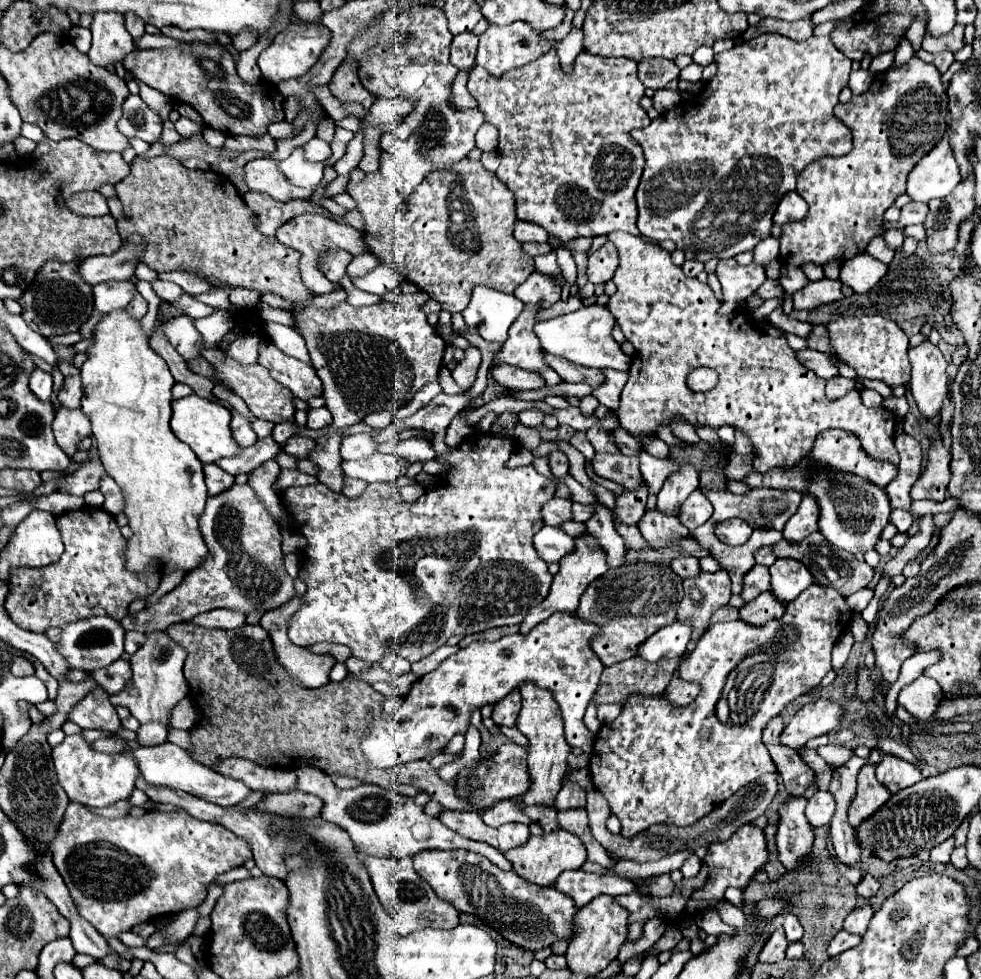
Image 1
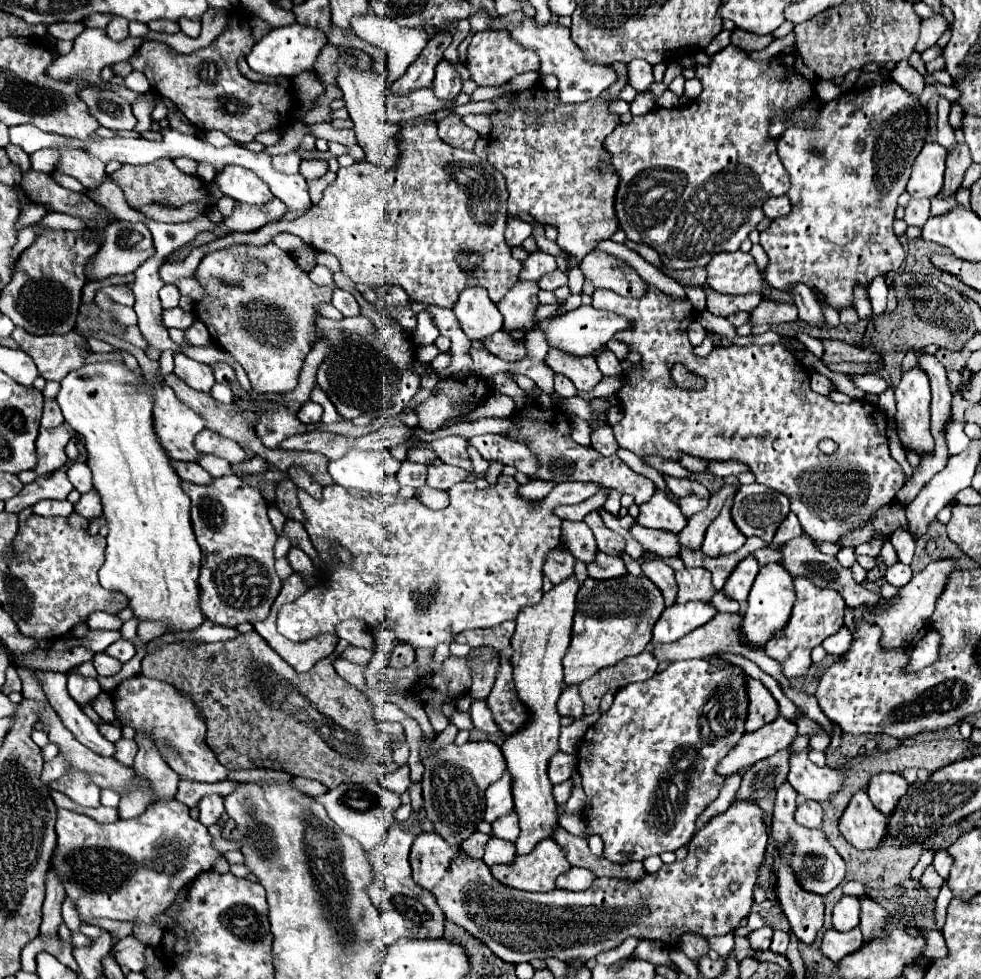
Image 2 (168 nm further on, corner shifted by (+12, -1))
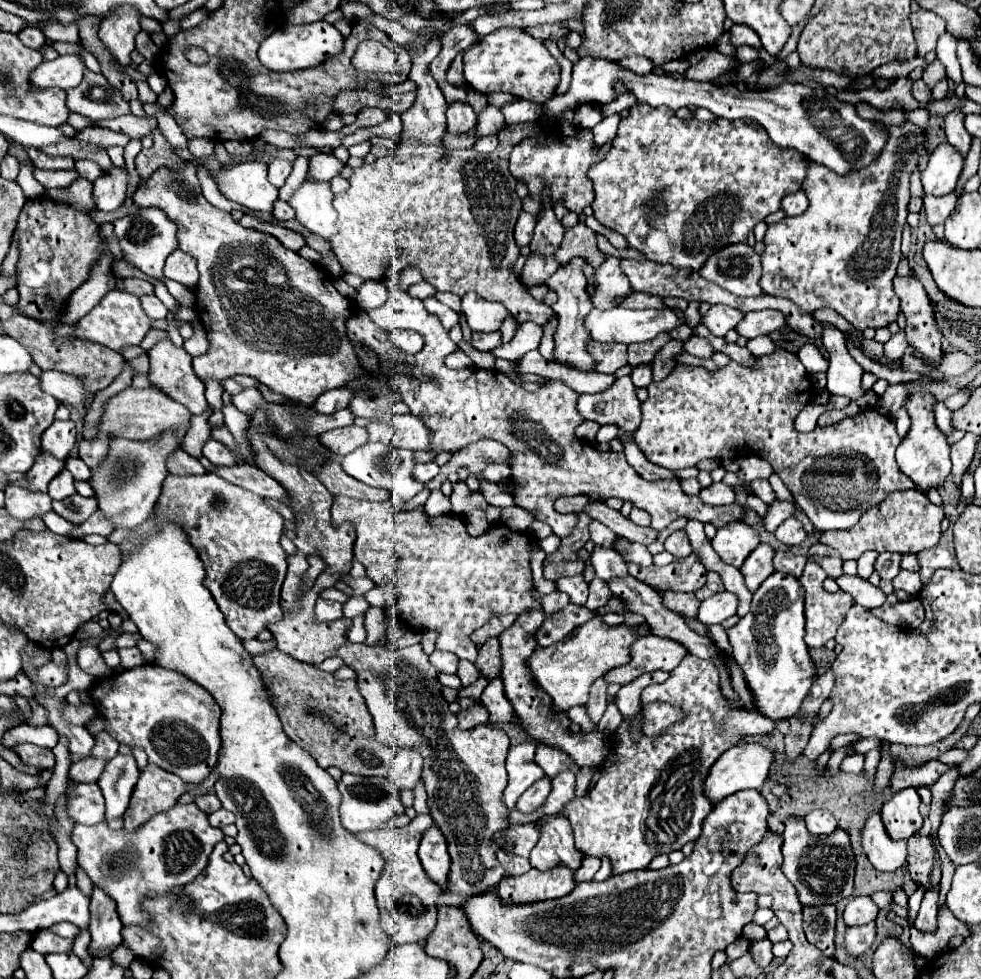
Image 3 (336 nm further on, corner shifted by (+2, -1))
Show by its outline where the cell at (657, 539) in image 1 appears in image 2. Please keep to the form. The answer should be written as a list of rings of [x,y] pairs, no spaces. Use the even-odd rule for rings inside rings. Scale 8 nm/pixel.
[[[644,550],[642,558],[644,558],[644,562],[642,562],[644,576],[648,576],[652,582],[656,582],[656,586],[660,586],[666,606],[672,606],[674,598],[676,598],[674,570],[668,564],[664,564],[660,558],[656,558],[654,552],[650,552],[650,550]]]

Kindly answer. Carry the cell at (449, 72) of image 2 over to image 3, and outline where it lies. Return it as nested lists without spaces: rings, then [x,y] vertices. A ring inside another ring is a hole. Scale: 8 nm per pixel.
[[[464,102],[452,104],[452,106],[448,108],[448,112],[446,112],[446,118],[448,118],[446,130],[448,130],[450,134],[466,134],[466,132],[470,132],[470,130],[476,126],[476,122],[478,122],[472,106],[470,106],[470,104],[464,104]]]

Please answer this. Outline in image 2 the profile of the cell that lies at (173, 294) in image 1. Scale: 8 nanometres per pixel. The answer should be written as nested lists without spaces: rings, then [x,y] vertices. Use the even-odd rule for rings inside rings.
[[[166,284],[160,290],[160,300],[162,300],[164,308],[176,308],[178,306],[178,298],[180,298],[180,292],[178,292],[178,288],[174,284]]]

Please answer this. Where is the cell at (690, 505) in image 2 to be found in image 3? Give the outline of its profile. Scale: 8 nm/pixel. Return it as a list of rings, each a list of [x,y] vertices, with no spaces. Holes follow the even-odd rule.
[[[718,482],[718,484],[712,484],[712,486],[700,490],[700,498],[702,498],[706,504],[712,504],[712,506],[732,504],[732,502],[734,502],[734,496],[736,496],[734,488],[726,486],[724,482]]]

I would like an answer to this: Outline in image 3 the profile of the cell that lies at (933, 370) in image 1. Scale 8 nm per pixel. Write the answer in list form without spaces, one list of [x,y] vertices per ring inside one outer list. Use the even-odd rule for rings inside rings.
[[[918,392],[908,398],[906,410],[912,418],[912,426],[896,450],[896,462],[898,462],[900,472],[906,474],[914,482],[914,486],[922,492],[928,492],[930,488],[940,488],[946,482],[950,468],[952,468],[950,446],[948,446],[944,434],[938,430],[934,414],[932,414],[934,404],[936,404],[936,400],[928,392]]]

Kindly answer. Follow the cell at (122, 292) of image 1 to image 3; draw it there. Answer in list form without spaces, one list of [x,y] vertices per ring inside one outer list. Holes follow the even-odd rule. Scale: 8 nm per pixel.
[[[152,294],[152,296],[142,296],[142,308],[146,310],[146,314],[152,318],[152,320],[160,320],[160,318],[166,318],[168,316],[168,308]]]

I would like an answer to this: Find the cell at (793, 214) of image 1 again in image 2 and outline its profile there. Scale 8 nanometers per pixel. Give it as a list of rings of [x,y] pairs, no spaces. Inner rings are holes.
[[[778,196],[778,198],[768,198],[768,202],[764,202],[764,214],[768,218],[780,218],[786,216],[790,212],[790,200],[786,196]]]

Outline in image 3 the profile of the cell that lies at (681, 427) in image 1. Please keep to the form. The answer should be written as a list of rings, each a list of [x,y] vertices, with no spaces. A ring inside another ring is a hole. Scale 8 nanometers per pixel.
[[[772,473],[768,478],[776,497],[782,501],[793,502],[793,496],[791,492],[788,490],[786,485],[782,482],[781,478],[776,473]]]

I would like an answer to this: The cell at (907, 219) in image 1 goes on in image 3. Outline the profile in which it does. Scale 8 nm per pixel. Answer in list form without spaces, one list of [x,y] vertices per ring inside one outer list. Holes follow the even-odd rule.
[[[946,194],[946,196],[926,196],[924,198],[924,208],[926,208],[926,218],[930,222],[930,226],[934,224],[942,224],[954,210],[956,210],[956,202],[958,202],[958,194]]]

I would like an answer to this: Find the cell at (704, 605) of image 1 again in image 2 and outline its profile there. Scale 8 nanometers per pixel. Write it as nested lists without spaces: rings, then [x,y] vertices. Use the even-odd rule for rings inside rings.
[[[684,568],[682,572],[676,572],[676,584],[678,584],[678,596],[676,604],[684,604],[690,600],[710,602],[716,590],[712,590],[710,574],[704,568]]]

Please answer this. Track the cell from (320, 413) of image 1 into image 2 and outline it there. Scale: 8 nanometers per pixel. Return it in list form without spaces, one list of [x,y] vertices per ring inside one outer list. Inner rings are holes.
[[[304,402],[300,412],[298,412],[298,420],[302,424],[316,424],[322,418],[322,406],[314,404],[314,402]]]

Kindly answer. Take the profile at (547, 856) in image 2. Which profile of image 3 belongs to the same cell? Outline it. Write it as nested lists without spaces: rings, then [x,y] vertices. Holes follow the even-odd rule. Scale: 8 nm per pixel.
[[[564,866],[558,870],[530,870],[522,876],[504,878],[498,886],[498,896],[506,904],[530,904],[540,900],[554,900],[570,894],[576,886],[574,874]]]

